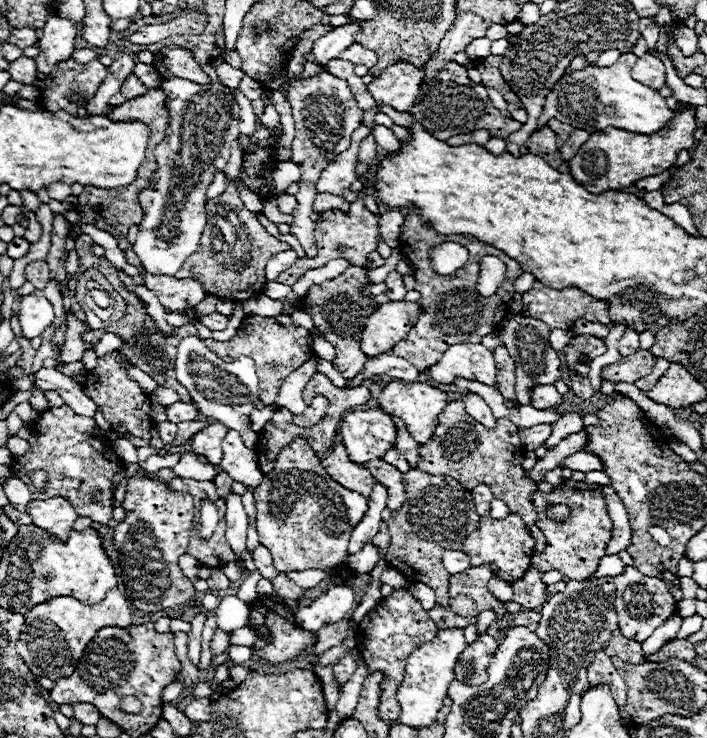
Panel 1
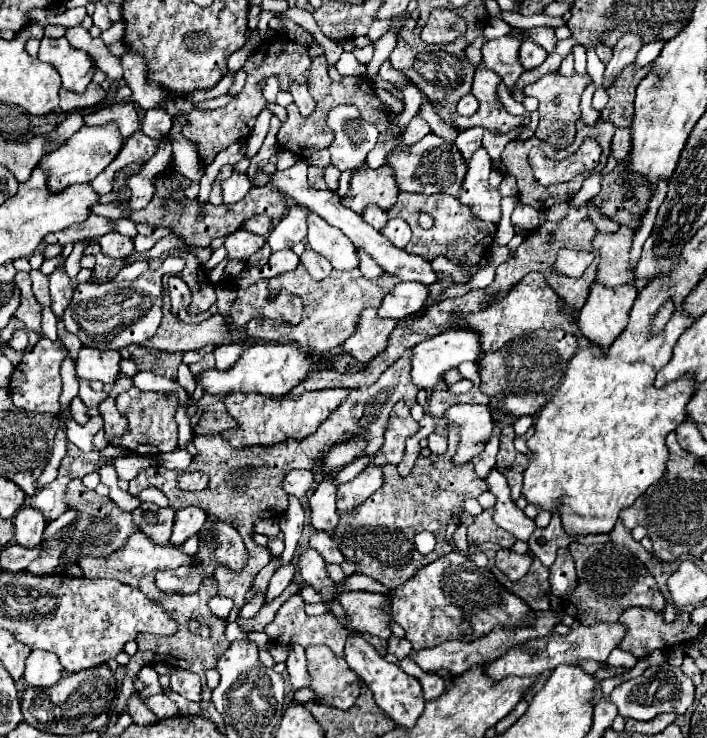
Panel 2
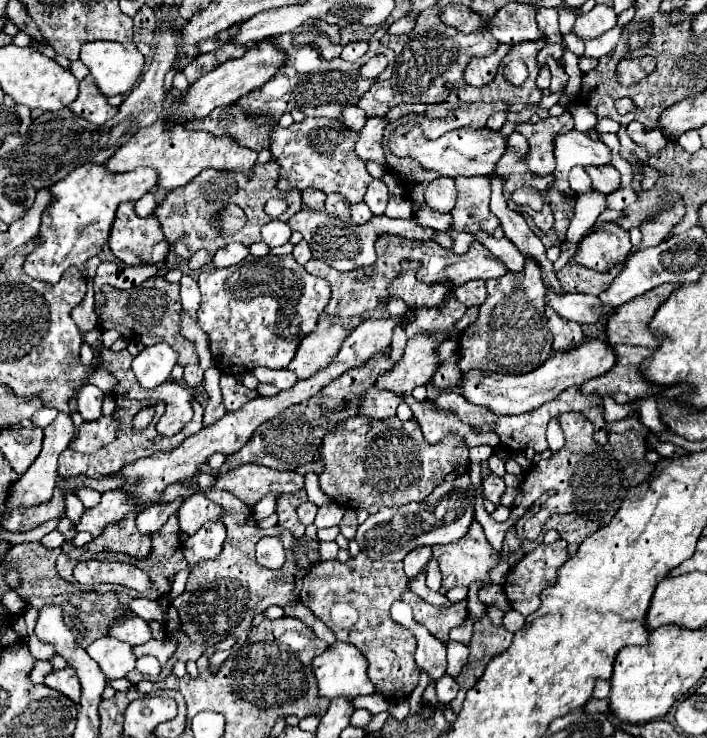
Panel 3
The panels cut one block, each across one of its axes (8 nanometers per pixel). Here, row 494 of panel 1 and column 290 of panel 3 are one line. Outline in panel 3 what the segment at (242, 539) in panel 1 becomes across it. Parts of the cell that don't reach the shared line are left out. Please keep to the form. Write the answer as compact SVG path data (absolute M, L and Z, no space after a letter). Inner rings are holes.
M272 220L262 228L262 240L270 248L286 244L290 240L290 236L292 236L292 230L286 226L286 222L280 222L280 220Z

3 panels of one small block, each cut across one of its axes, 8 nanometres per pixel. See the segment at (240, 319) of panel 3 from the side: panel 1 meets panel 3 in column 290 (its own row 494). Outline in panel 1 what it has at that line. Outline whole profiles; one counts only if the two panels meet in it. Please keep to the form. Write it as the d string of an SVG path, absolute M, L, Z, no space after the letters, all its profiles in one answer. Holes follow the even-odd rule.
M296 438L282 448L274 470L256 488L256 528L260 542L270 548L274 566L282 572L334 568L346 562L346 546L358 520L368 510L366 498L336 484L322 468L308 442Z

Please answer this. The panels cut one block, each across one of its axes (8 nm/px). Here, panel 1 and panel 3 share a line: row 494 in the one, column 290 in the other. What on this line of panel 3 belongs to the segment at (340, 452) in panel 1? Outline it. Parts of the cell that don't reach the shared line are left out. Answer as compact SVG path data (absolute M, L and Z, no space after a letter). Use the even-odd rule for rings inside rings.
M320 320L316 332L312 332L310 336L306 336L300 342L298 352L296 352L294 360L290 362L288 370L292 370L300 380L310 378L312 374L316 374L318 370L328 366L332 362L332 358L336 358L340 346L348 334L350 334L350 330L346 330L344 326L328 322L328 320Z

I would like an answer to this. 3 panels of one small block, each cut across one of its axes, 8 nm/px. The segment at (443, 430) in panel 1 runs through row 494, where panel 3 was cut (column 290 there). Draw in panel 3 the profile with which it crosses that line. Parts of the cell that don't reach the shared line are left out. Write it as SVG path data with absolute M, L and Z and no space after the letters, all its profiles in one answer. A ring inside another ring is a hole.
M300 490L300 492L294 492L294 494L284 494L278 502L278 524L282 528L288 528L294 536L304 536L304 526L300 524L298 520L298 514L296 514L296 508L306 500L306 490Z

